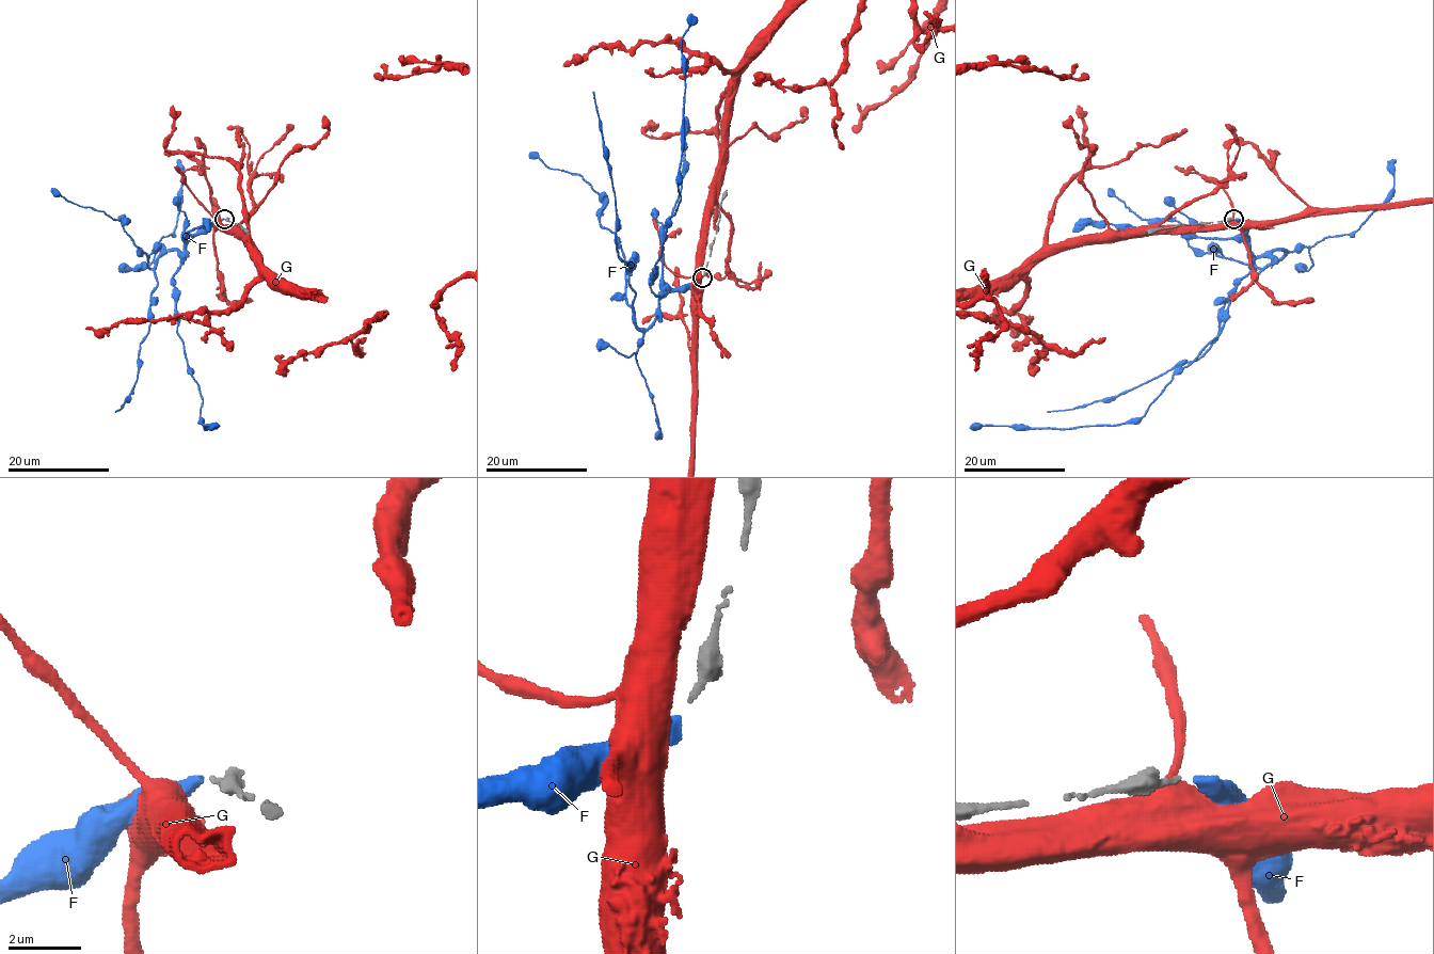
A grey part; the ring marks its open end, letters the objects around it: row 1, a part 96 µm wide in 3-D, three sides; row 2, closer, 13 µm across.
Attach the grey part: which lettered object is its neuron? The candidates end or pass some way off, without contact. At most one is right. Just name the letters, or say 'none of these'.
none of these

